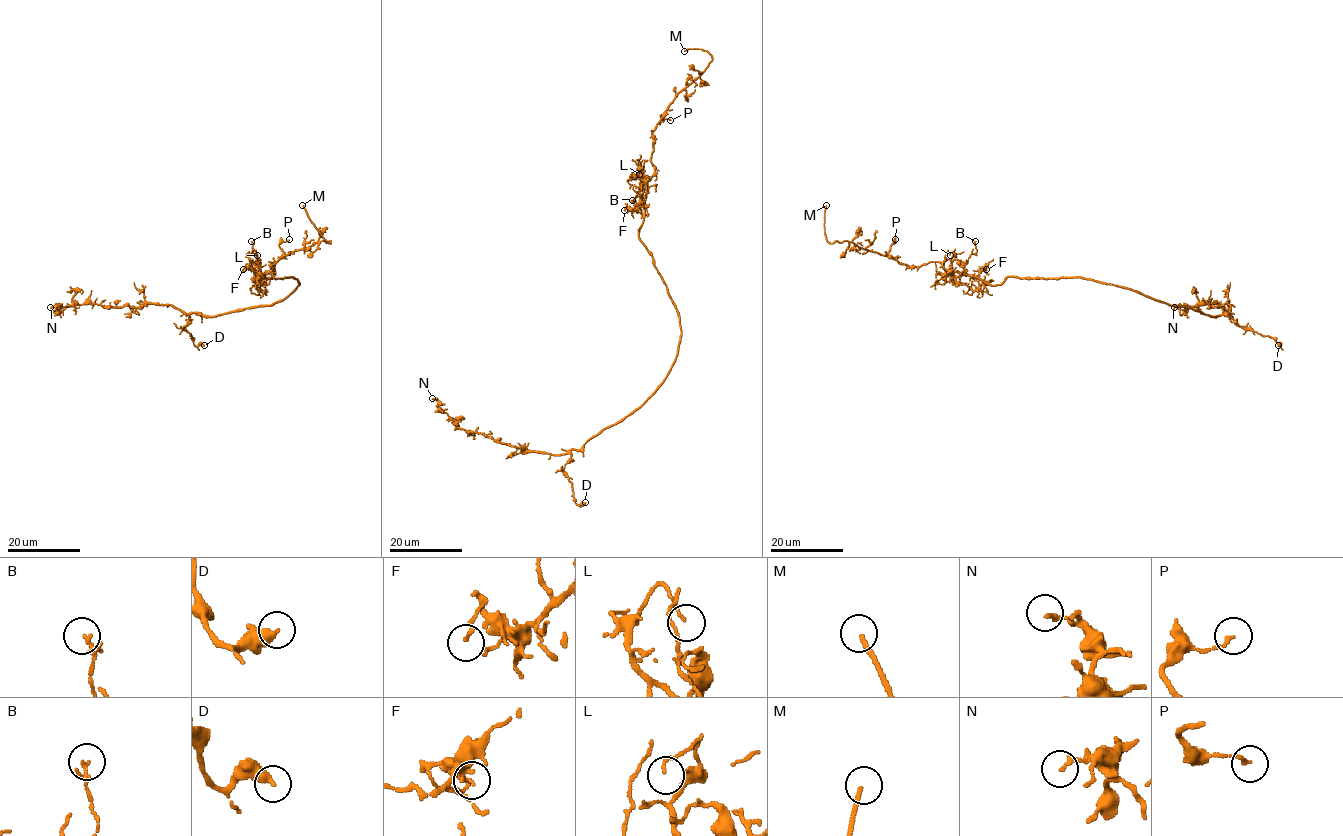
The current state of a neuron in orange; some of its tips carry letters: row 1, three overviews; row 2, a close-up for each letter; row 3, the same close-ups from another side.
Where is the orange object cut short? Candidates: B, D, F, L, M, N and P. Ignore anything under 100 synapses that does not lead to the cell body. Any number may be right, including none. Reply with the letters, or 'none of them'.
M

